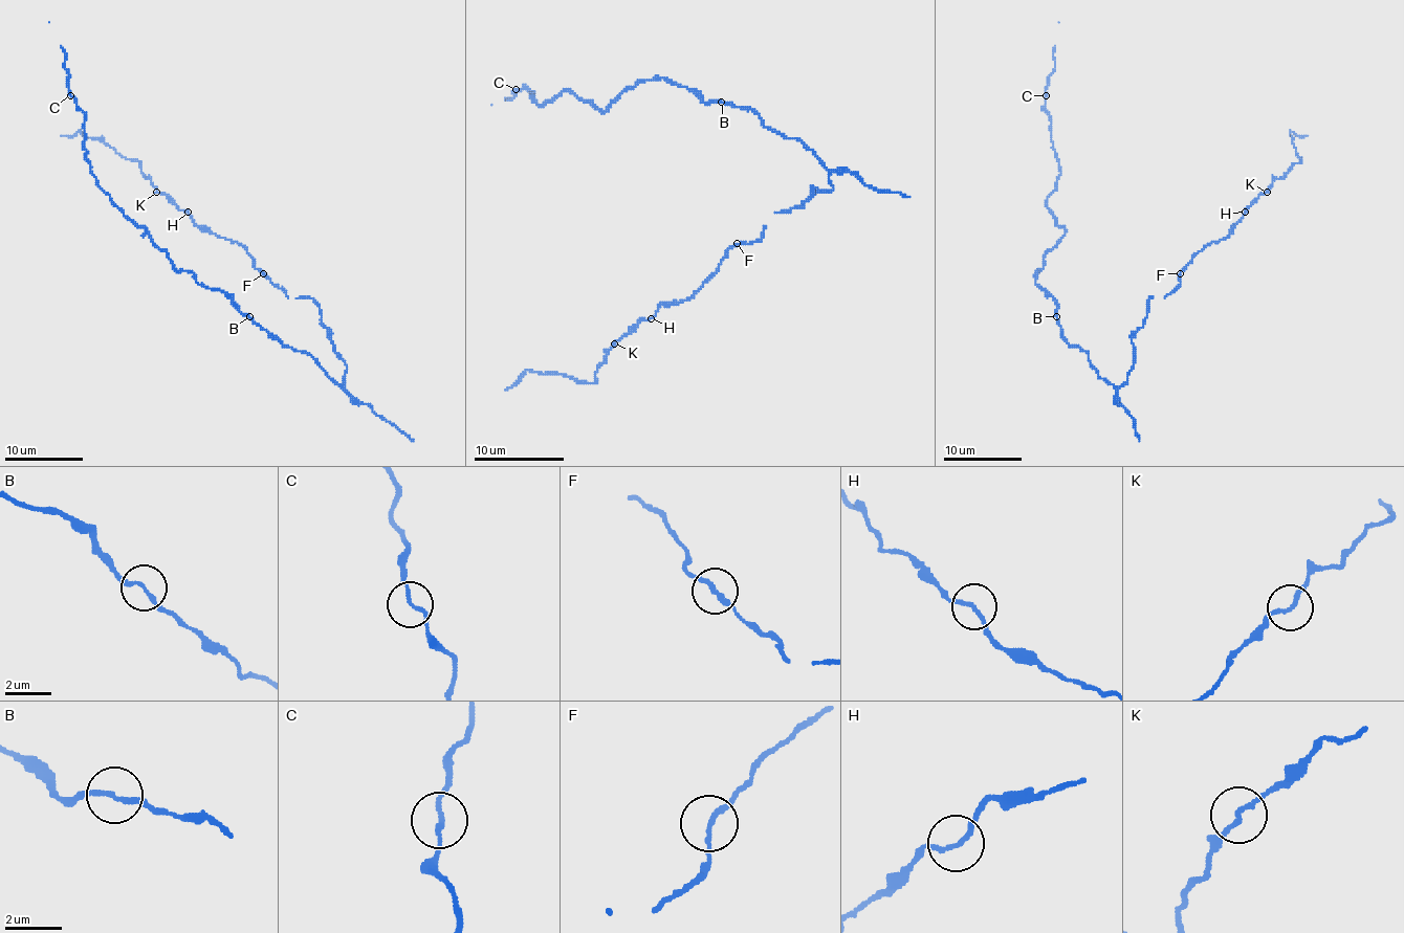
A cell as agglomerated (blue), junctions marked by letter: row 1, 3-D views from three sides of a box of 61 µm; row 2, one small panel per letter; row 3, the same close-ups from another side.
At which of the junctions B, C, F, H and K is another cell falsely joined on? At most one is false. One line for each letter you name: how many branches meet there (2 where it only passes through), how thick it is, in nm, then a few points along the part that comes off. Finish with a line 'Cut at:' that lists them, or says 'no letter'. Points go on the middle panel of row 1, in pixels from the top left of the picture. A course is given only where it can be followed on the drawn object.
Cut at: no letter

